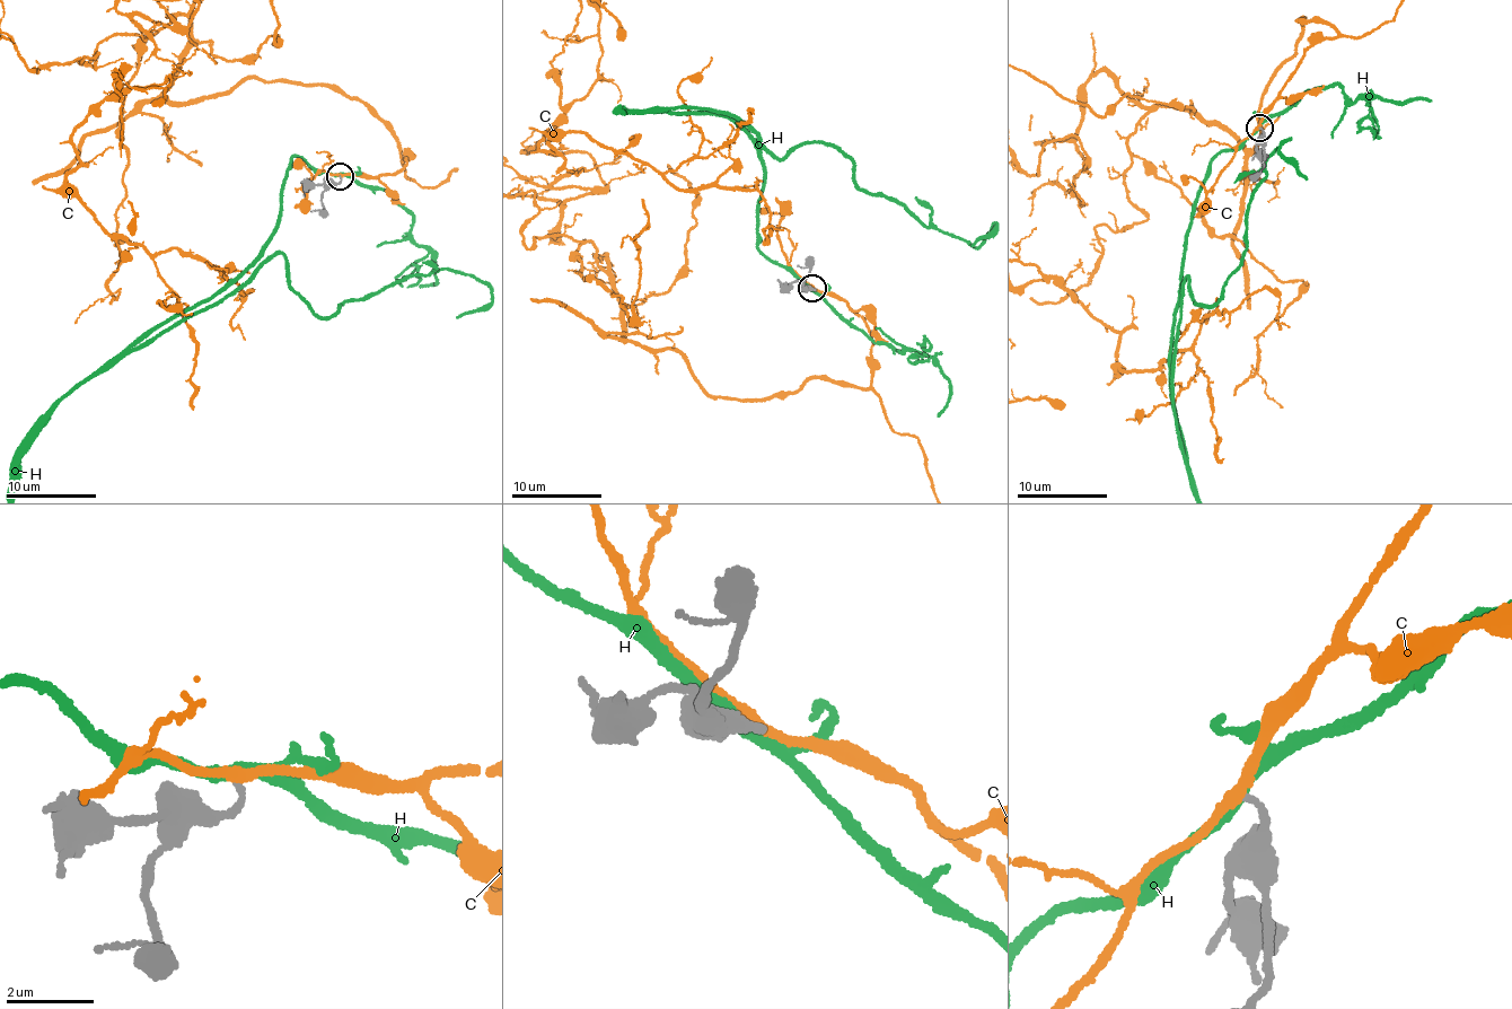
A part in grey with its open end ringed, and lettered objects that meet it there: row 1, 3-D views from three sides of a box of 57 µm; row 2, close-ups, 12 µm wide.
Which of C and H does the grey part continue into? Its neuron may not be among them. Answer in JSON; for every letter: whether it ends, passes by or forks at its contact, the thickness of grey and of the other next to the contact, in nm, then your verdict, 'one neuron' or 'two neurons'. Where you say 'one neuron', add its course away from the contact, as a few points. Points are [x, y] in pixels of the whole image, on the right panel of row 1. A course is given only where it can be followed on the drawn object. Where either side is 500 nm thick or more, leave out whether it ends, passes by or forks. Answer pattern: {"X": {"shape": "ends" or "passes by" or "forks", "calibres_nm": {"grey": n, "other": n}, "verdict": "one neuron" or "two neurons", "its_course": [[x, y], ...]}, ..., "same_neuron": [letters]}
{"C": {"shape": "passes by", "calibres_nm": {"grey": 170, "other": 220}, "verdict": "one neuron", "its_course": [[1259, 128], [1336, 28], [1298, 23], [1250, 150], [1092, 76], [1065, 284], [1122, 369], [1249, 295], [1290, 327]]}, "H": {"shape": "passes by", "calibres_nm": {"grey": 160, "other": 280}, "verdict": "two neurons"}, "same_neuron": ["C"]}

